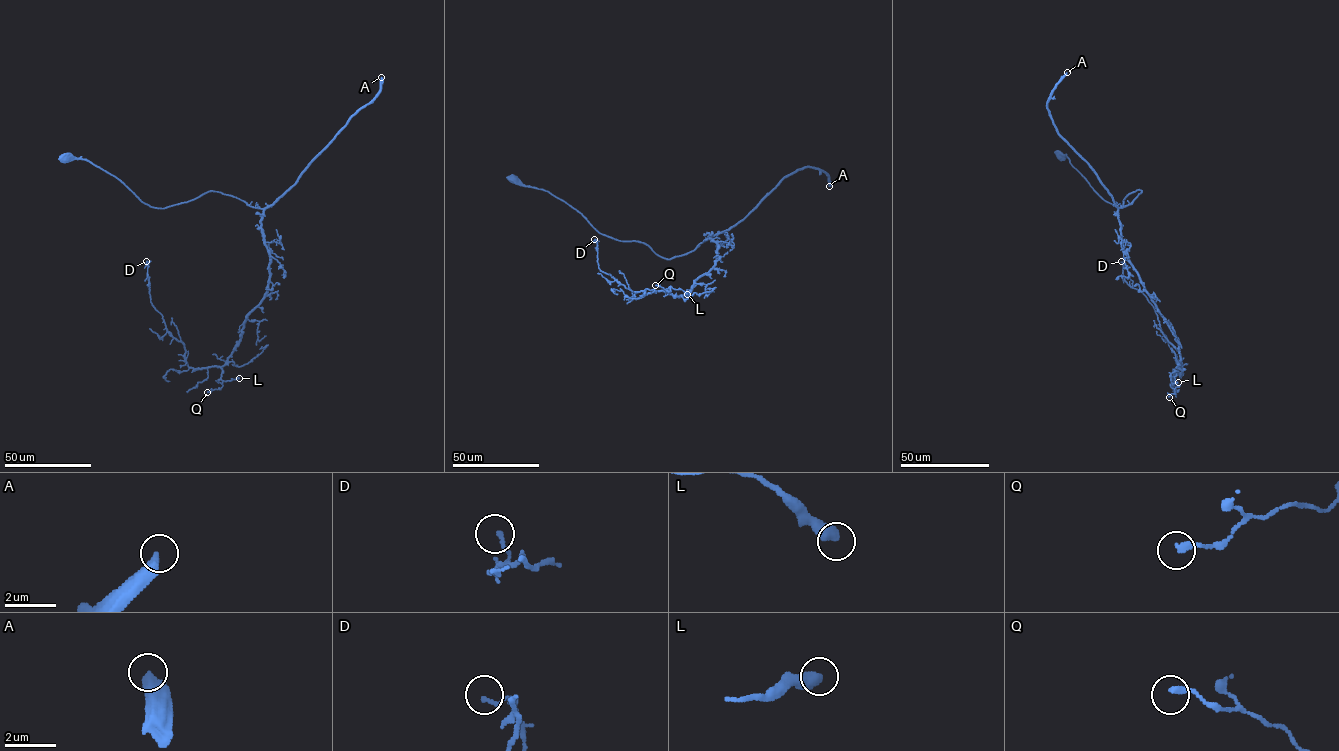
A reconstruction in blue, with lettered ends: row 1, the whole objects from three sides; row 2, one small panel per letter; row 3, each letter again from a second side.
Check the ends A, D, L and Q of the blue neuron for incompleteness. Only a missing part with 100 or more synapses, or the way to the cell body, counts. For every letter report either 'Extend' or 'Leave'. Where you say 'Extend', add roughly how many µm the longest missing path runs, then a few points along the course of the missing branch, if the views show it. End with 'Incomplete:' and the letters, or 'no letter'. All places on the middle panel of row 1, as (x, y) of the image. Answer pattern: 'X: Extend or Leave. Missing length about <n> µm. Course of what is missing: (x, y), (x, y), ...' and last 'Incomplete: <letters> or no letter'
A: Extend. Missing length about 150 µm. Course of what is missing: (829, 186), (822, 205), (823, 216), (813, 229), (797, 215), (778, 208), (743, 206), (728, 212), (755, 222)
D: Leave
L: Leave
Q: Leave
Incomplete: A

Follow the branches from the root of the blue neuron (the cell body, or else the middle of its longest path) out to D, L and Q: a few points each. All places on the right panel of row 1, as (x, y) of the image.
D: (1059, 155), (1117, 207), (1141, 191), (1118, 208), (1122, 245), (1174, 332), (1182, 372), (1179, 352), (1121, 261)
L: (1059, 155), (1117, 207), (1141, 191), (1118, 208), (1122, 245), (1178, 340), (1180, 366), (1170, 384), (1178, 382)
Q: (1059, 155), (1117, 207), (1141, 191), (1118, 208), (1118, 219), (1128, 261), (1179, 344), (1169, 397)

